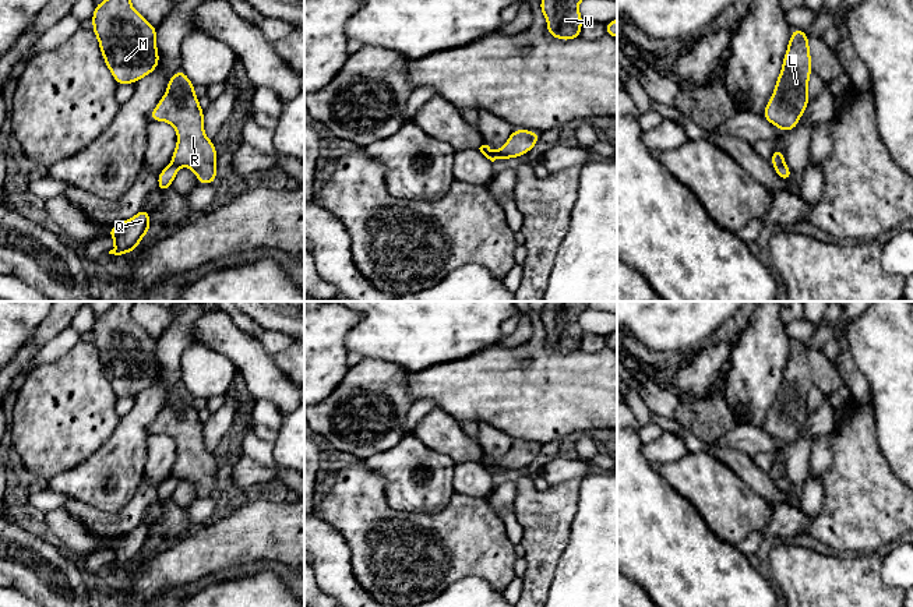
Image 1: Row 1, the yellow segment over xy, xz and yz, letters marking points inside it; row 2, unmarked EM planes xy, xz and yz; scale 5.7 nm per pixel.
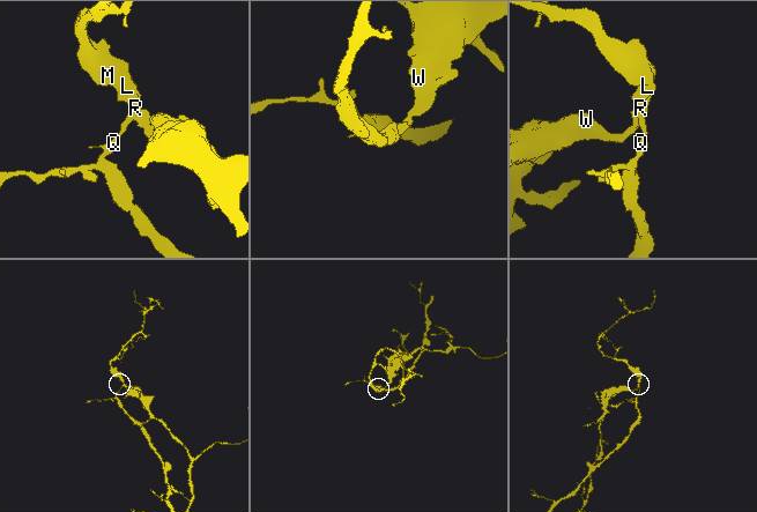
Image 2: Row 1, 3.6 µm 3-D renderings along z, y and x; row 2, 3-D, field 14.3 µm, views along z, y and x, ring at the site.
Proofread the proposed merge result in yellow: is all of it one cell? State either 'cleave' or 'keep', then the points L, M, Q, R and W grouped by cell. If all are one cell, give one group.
cleave; groups L M R W / Q

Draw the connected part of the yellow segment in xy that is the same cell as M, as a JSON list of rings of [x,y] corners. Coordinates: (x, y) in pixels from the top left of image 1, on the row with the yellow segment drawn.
[[[105,0],[95,4],[92,14],[92,31],[95,32],[103,60],[117,85],[134,84],[154,73],[159,66],[156,50],[156,27],[149,24],[131,7],[130,0]]]

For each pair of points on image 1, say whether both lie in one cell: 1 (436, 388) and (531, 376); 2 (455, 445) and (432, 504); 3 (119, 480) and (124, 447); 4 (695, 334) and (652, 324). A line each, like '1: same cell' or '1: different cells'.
1: same cell
2: different cells
3: same cell
4: same cell

